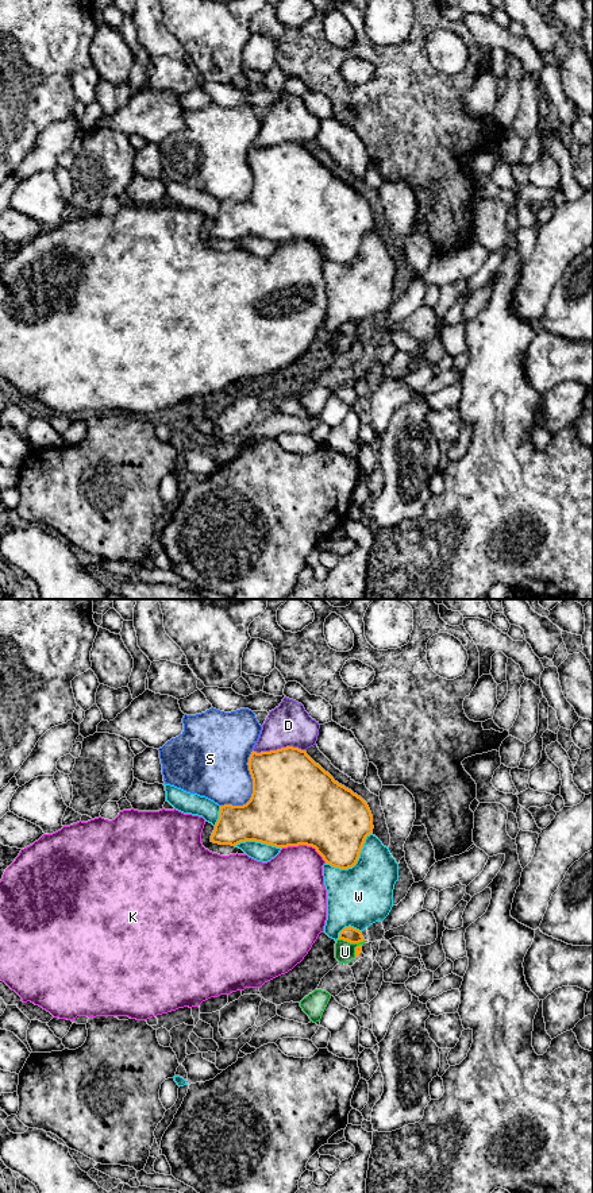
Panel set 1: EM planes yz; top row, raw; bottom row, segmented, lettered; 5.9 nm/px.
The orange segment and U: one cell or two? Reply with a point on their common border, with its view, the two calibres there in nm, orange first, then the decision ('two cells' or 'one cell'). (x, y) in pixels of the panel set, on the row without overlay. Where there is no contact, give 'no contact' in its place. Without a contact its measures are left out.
yz (351, 338) | 90/130 nm | two cells

